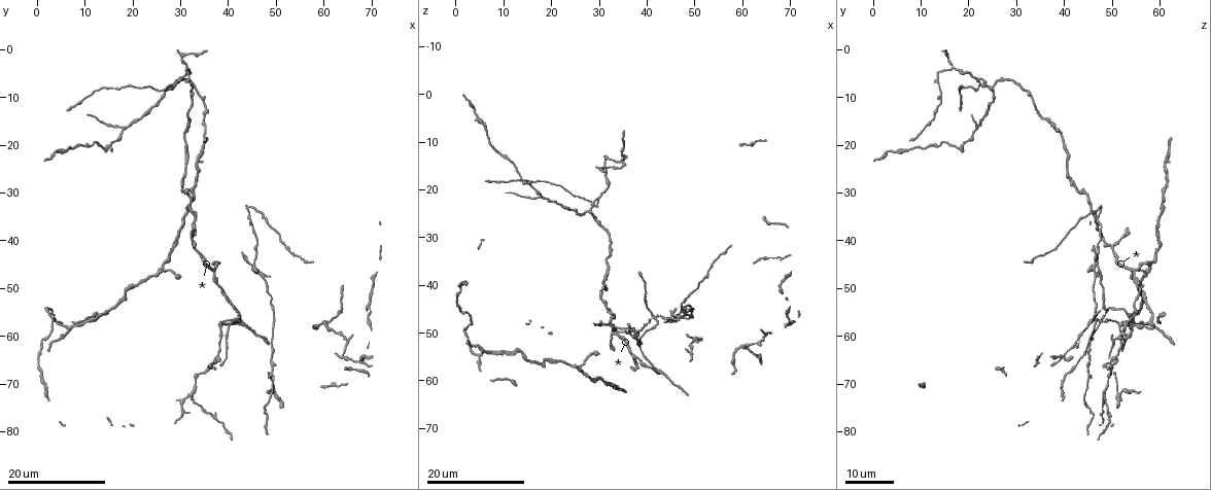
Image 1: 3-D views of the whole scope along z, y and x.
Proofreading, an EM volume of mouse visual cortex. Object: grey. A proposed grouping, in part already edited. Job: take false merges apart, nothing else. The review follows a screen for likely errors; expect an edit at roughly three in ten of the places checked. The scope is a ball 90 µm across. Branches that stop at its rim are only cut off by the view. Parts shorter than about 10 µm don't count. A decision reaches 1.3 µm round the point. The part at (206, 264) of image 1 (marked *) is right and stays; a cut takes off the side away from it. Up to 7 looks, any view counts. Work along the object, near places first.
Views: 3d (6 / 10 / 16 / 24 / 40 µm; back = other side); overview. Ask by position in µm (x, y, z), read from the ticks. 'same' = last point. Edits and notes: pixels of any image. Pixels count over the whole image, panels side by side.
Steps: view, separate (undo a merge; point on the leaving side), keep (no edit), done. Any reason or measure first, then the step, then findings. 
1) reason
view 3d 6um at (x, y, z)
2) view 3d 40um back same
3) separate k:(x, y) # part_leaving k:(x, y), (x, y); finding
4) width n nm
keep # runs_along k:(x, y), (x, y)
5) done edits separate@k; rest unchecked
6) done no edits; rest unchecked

sudden change in width
view 3d 24um at (29.0, 46.0, 54.0)

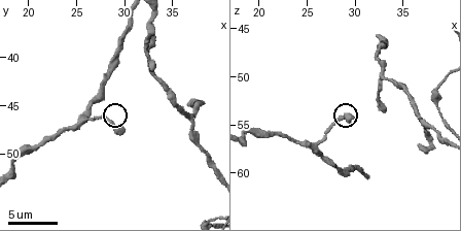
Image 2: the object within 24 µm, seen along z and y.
view 3d 6um at (28.6, 46.6, 54.2)

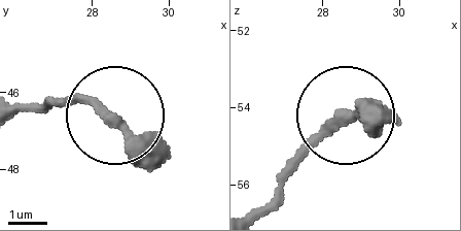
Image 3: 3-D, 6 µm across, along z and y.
width 270 nm
keep # continuous, no second cell

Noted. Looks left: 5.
side arm on a straight run
view 3d 16um at (31.5, 72.5, 48.5)

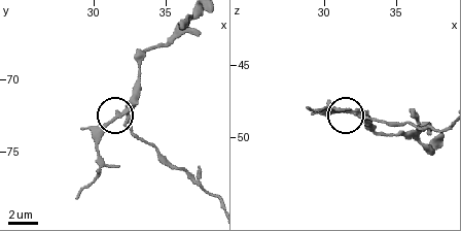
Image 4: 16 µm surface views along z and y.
view 3d 6um at (31.8, 72.4, 48.2)

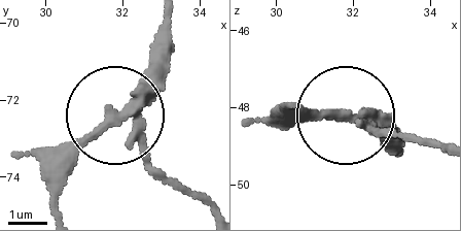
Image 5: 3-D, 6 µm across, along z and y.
separate 5:(179, 189) # part_leaving 5:(137, 144), (206, 201); two cells meet here

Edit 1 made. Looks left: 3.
see it whole again
view overview

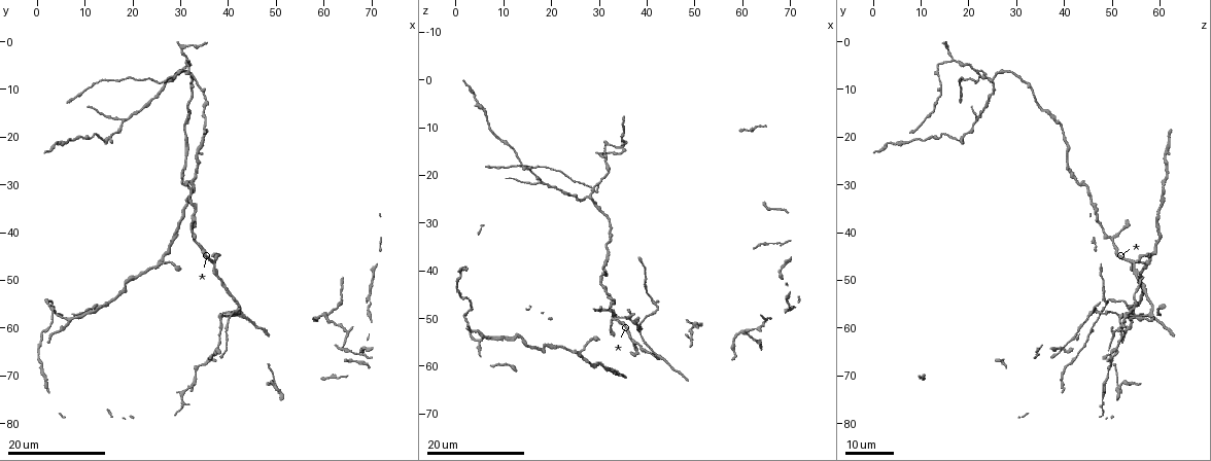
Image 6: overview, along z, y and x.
view 3d 24um at (38.0, 57.5, 52.0)

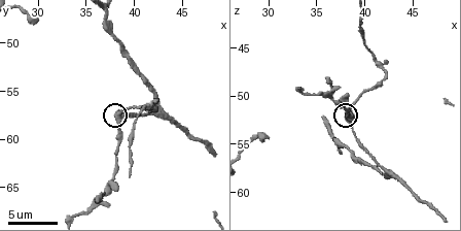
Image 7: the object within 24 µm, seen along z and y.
view 3d 10um same

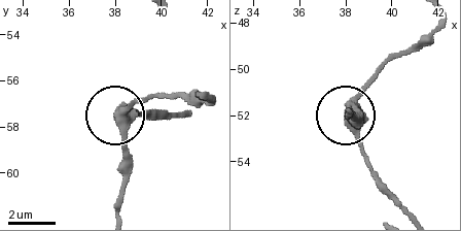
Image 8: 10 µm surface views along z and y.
keep # runs_along 8:(188, 112), (115, 114), (161, 93); one cell here

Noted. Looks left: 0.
done edits separate@5; rest unchecked

